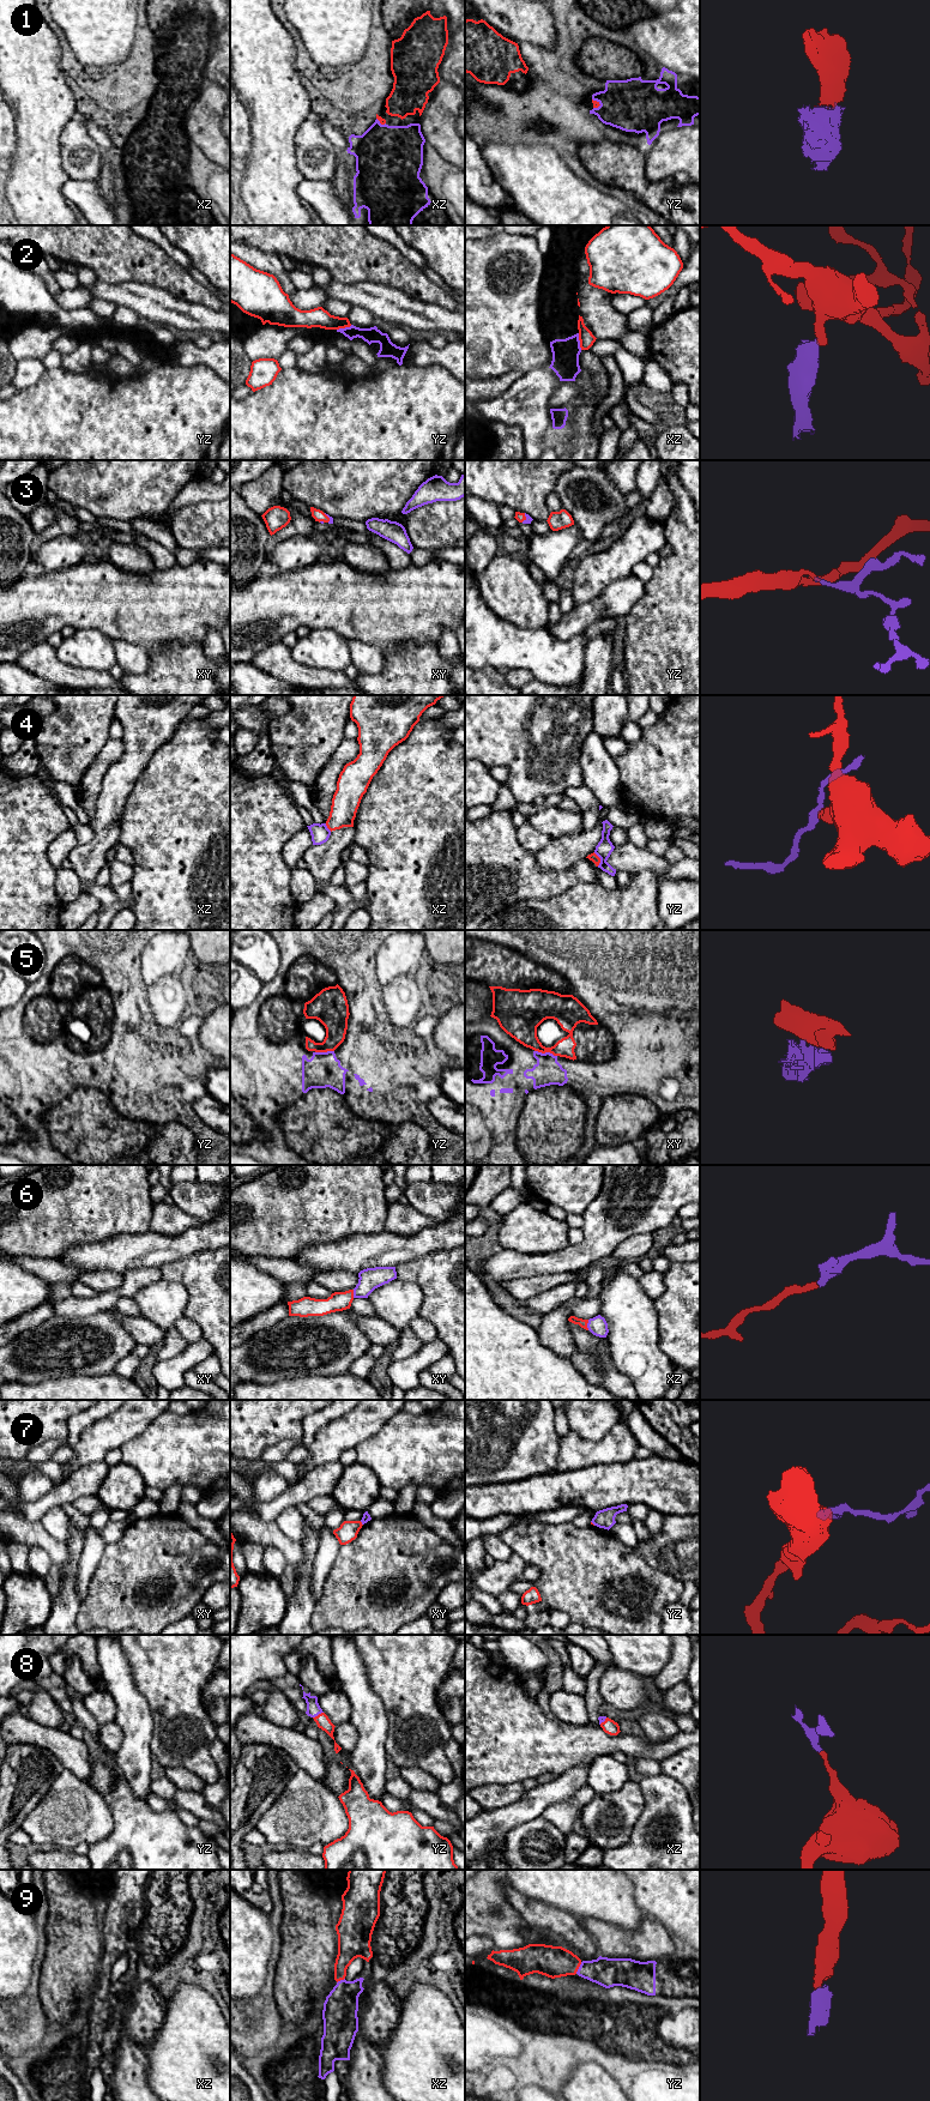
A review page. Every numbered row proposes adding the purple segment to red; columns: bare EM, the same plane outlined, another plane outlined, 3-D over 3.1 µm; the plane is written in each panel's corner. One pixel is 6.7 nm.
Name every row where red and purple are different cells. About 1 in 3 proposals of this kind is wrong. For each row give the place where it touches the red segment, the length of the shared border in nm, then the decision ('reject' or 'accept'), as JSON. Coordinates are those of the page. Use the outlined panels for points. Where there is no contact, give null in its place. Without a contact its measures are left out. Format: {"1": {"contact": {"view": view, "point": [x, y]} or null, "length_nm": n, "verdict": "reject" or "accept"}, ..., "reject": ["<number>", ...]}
{"1": {"contact": {"view": "yz", "point": [598, 103]}, "length_nm": 80, "verdict": "accept"}, "2": {"contact": {"view": "xz", "point": [580, 342]}, "length_nm": 110, "verdict": "reject"}, "3": {"contact": {"view": "yz", "point": [525, 518]}, "length_nm": 70, "verdict": "accept"}, "4": {"contact": {"view": "yz", "point": [599, 859]}, "length_nm": 100, "verdict": "accept"}, "5": {"contact": {"view": "xy", "point": [545, 1051]}, "length_nm": 160, "verdict": "reject"}, "6": {"contact": {"view": "xz", "point": [586, 1324]}, "length_nm": 70, "verdict": "accept"}, "7": {"contact": {"view": "xy", "point": [361, 1523]}, "length_nm": 40, "verdict": "reject"}, "8": {"contact": {"view": "yz", "point": [319, 1714]}, "length_nm": 80, "verdict": "accept"}, "9": {"contact": {"view": "yz", "point": [578, 1968]}, "length_nm": 90, "verdict": "accept"}, "reject": ["2", "5", "7"]}

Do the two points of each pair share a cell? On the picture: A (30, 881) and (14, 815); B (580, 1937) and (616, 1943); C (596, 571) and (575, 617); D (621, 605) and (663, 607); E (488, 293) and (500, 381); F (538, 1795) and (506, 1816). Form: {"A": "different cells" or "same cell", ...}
{"A": "same cell", "B": "different cells", "C": "different cells", "D": "different cells", "E": "different cells", "F": "same cell"}

